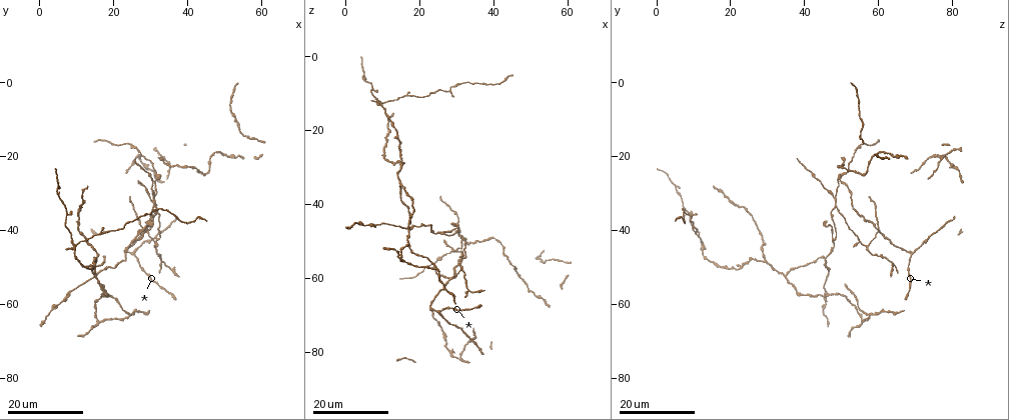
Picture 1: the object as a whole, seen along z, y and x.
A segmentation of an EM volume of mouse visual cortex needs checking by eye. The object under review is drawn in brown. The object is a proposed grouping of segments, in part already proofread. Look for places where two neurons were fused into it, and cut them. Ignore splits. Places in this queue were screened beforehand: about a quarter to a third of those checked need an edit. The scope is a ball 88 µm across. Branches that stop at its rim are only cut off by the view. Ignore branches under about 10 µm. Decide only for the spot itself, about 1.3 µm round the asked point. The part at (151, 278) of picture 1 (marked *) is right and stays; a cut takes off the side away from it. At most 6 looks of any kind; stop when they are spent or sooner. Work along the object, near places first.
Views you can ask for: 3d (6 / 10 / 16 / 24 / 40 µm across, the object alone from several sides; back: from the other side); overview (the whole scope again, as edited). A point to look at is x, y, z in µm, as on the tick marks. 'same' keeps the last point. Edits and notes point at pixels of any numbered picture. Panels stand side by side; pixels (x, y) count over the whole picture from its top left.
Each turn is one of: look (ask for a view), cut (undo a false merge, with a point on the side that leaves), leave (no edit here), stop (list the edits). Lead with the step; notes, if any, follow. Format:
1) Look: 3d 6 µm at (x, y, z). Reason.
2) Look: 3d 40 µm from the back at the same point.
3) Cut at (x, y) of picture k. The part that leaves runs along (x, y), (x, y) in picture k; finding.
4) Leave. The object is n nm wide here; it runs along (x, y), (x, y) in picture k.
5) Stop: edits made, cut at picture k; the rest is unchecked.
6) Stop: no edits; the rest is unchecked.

Look: 3d 16 µm at (29.0, 40.5, 60.0). Looks like a crossing.

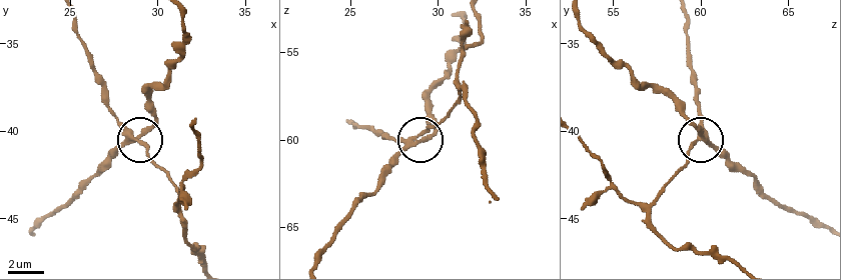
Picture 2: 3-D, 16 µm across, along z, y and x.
Look: 3d 6 µm at (29.1, 40.6, 59.7).

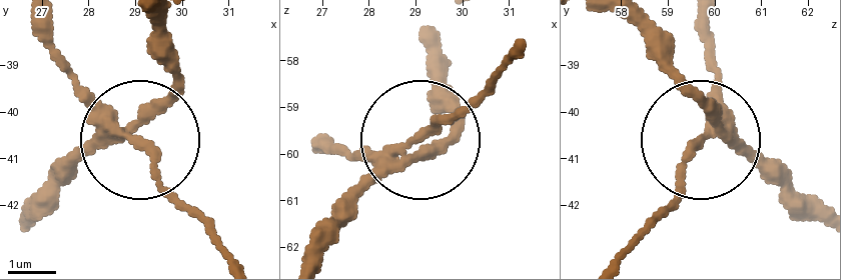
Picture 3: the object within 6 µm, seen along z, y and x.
Cut at (158, 171) of picture 3. 4 arms meet here; the part that leaves runs along (118, 130), (221, 258) in picture 3; two neurons meet here.

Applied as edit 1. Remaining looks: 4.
Look: overview.

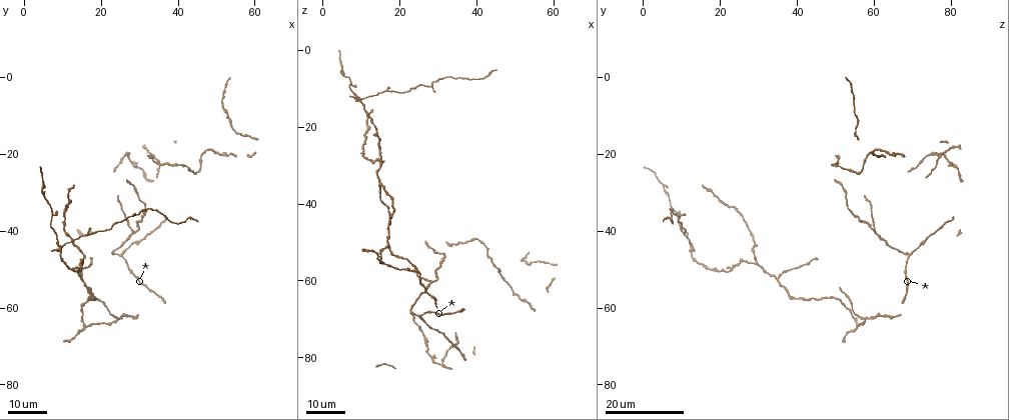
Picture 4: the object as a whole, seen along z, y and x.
Look: 3d 16 µm at (15.5, 52.5, 34.0). Branch point.

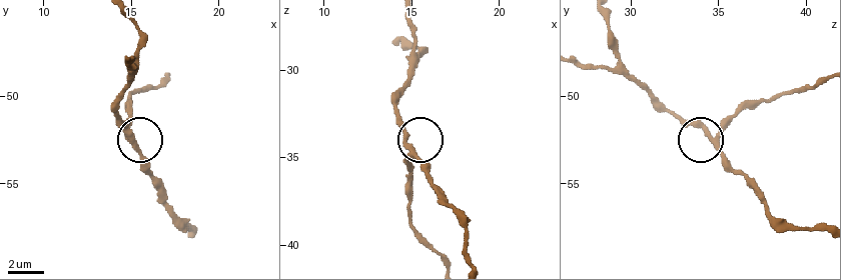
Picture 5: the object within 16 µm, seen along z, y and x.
Look: 3d 6 µm at (15.1, 52.4, 34.6).

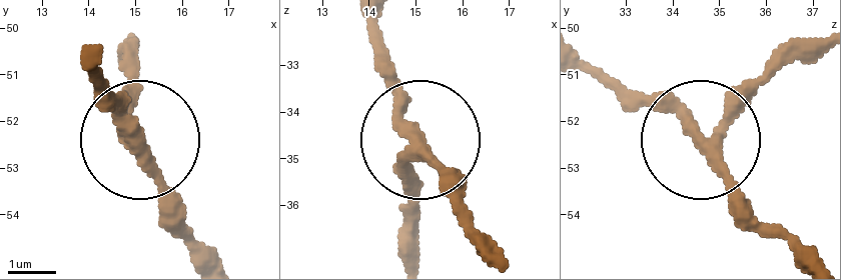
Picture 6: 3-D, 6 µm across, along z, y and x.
Leave. 3 arms meet here; it runs along (486, 239), (414, 152), (402, 168), (402, 223) in picture 6; all the same neuron.

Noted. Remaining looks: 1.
Stop: edits made, cut at picture 3; the rest is unchecked.

